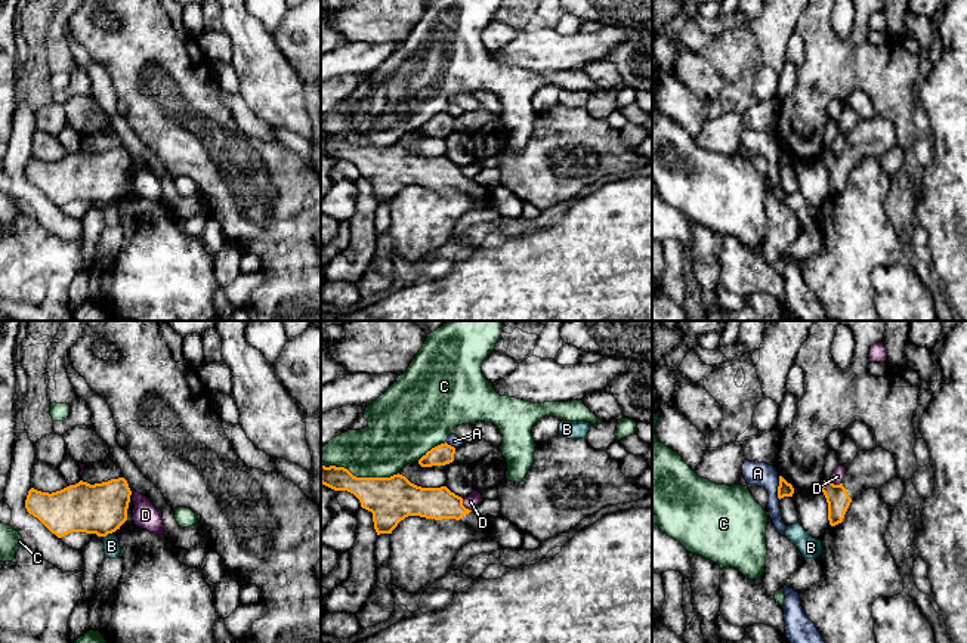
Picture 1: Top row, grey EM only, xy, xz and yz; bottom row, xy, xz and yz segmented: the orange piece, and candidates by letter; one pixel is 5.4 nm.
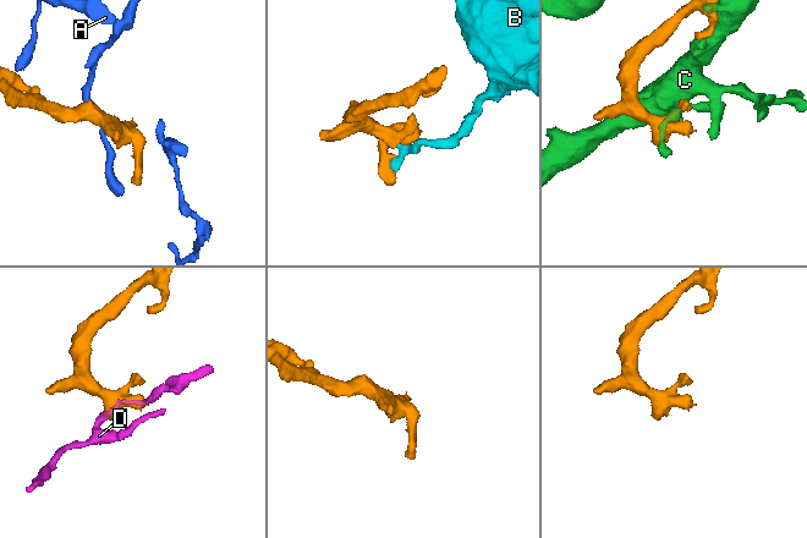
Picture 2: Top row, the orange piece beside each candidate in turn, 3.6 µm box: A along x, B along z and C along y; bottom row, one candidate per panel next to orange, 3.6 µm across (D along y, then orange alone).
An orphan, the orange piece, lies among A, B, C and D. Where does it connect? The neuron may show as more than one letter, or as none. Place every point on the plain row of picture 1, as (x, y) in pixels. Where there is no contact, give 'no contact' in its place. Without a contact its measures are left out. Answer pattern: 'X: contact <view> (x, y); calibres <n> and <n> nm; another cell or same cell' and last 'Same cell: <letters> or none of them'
A: contact yz (778, 157); calibres 80 and 130 nm; another cell
B: contact xy (104, 204); calibres 280 and 100 nm; another cell
C: contact xz (360, 147); calibres 240 and 300 nm; another cell
D: contact xz (463, 175); calibres 180 and 70 nm; another cell
Same cell: none of them

